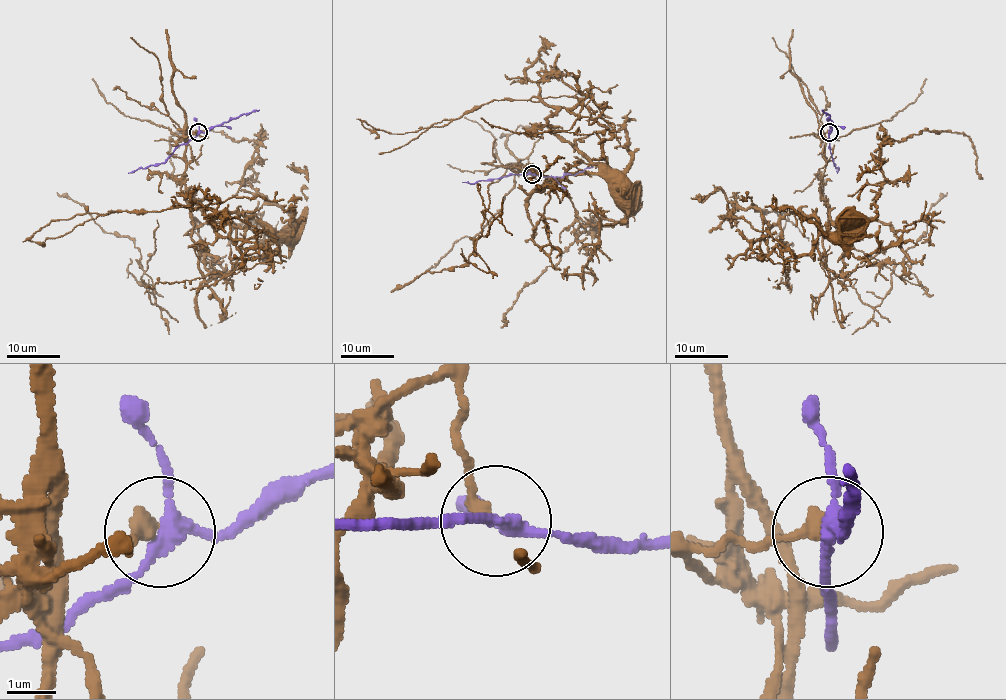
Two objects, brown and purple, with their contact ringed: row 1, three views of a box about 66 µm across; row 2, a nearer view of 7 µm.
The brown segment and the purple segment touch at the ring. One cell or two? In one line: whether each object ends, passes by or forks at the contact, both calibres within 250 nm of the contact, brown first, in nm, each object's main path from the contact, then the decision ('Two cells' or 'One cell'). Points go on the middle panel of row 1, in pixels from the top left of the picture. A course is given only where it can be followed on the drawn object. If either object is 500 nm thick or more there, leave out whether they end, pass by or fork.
At the ring brown ends. At the ring purple forks. Thickness 320 nm (brown) against 200 nm. Course of brown: (531, 174), (523, 158), (547, 177), (598, 170), (539, 101), (401, 133), (363, 121), (375, 138). Course of purple: (531, 174), (462, 182). Two cells

